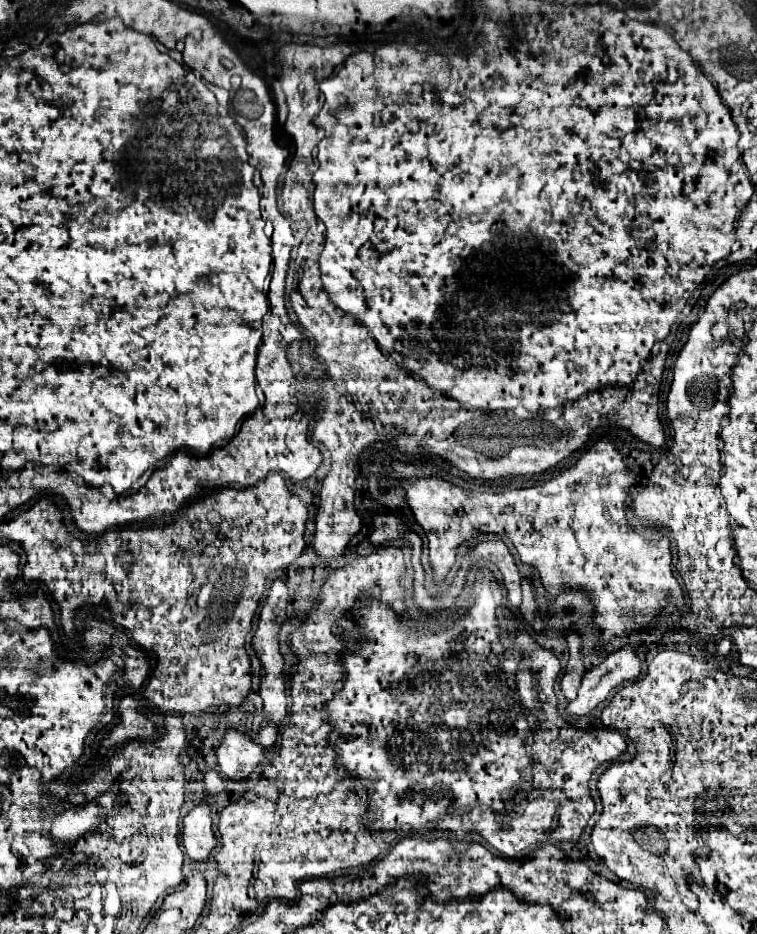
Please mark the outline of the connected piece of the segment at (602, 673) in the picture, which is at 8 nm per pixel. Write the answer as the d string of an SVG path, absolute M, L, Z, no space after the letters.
M624 646L622 650L610 654L600 666L584 674L578 688L578 698L574 702L568 702L566 712L576 718L586 716L606 700L612 688L616 688L624 680L636 680L638 676L640 660L634 654L632 646Z

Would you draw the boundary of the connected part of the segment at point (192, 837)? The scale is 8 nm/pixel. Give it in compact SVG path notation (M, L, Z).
M208 804L196 806L182 820L182 844L186 848L186 854L194 862L206 862L214 854L214 850L218 848L218 842L212 832Z

